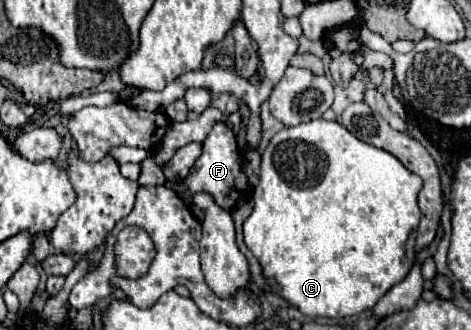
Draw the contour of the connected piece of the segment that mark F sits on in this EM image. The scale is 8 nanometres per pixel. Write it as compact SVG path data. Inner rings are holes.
M217 122L213 126L213 130L209 132L209 136L203 142L203 154L197 158L197 162L193 164L191 172L187 174L187 178L183 182L191 194L205 192L217 202L217 206L221 206L225 210L235 208L241 194L247 190L247 178L241 168L241 155L236 136L225 122Z

